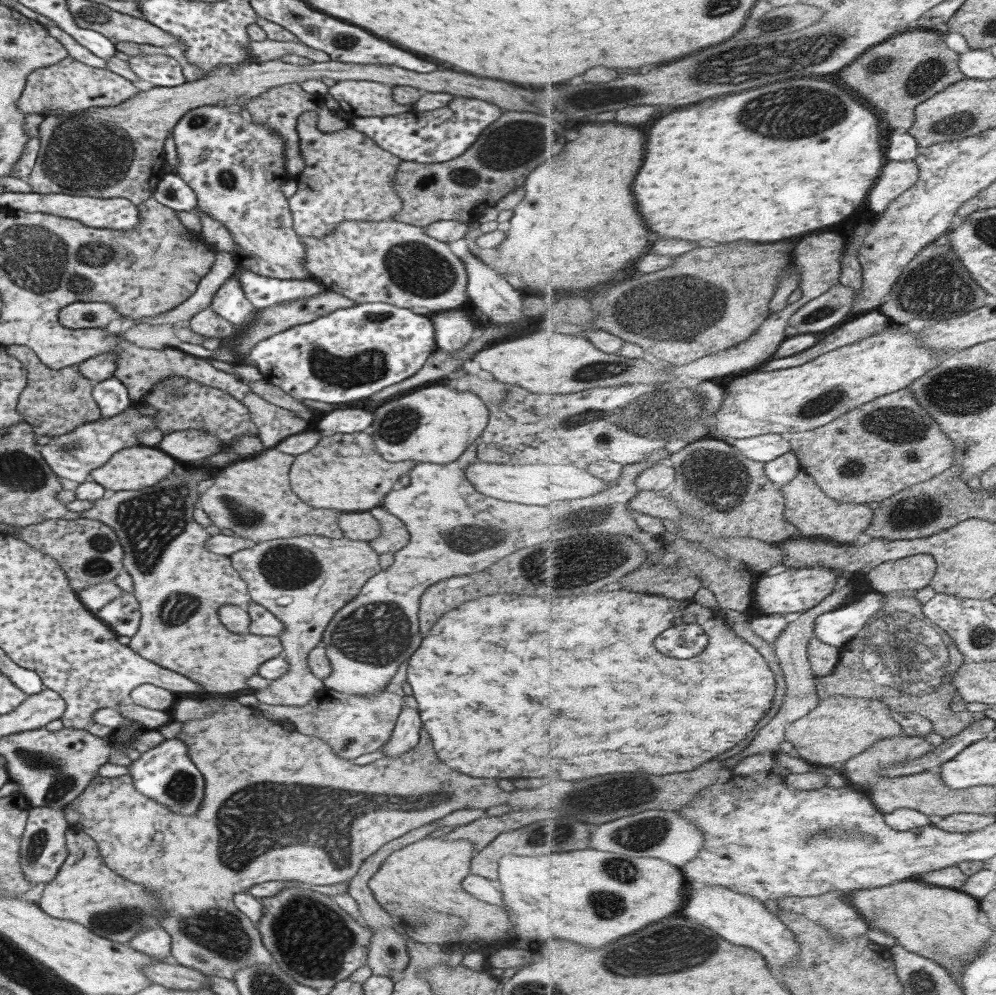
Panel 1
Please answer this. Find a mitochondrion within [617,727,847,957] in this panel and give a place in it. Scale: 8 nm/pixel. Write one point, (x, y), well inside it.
(824, 833)

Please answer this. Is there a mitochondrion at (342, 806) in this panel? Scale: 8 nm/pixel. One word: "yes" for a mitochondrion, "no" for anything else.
yes

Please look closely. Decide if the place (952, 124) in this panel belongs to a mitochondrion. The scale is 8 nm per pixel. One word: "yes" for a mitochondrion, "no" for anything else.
yes

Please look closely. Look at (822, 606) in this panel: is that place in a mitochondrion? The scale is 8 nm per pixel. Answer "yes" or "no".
no

